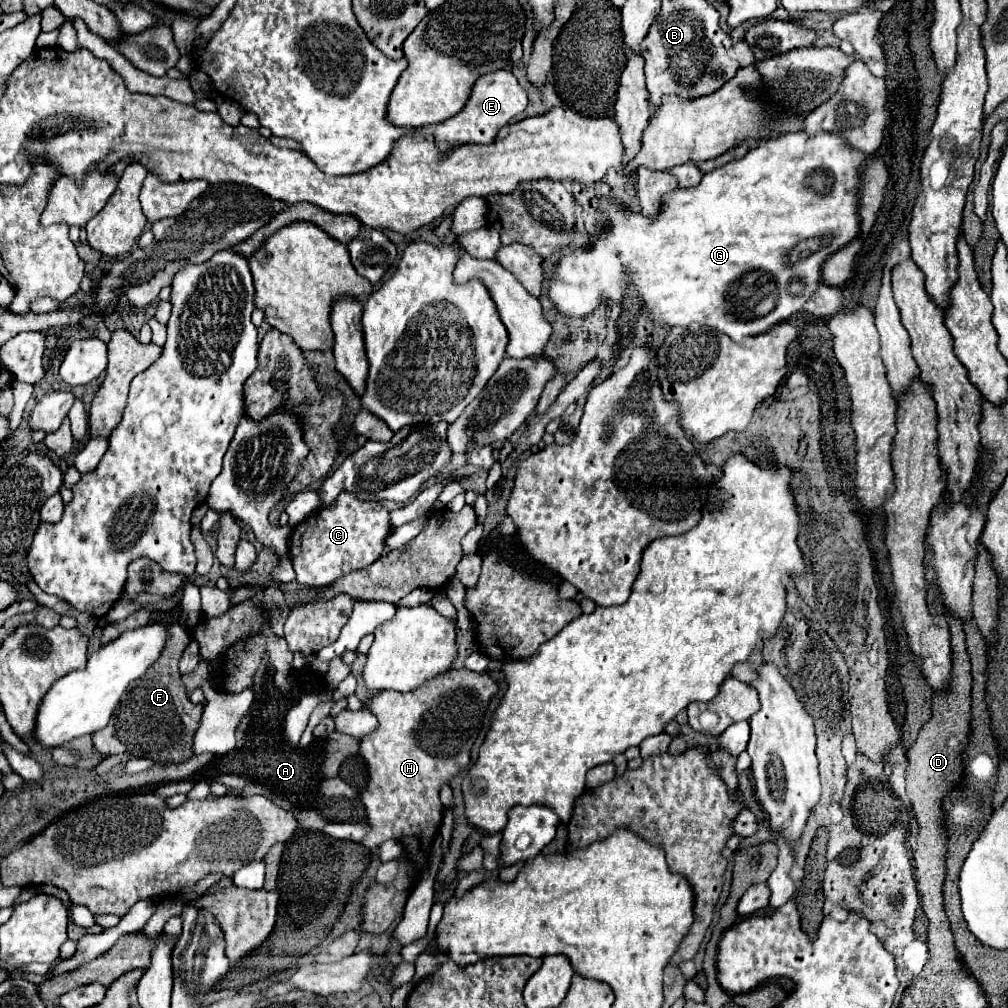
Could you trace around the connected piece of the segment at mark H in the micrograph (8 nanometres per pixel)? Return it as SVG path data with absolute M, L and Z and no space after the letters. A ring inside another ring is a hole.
M466 667L450 669L448 673L434 677L428 685L400 693L400 691L380 691L368 697L362 707L366 707L376 719L376 733L370 733L360 741L358 753L368 765L368 783L362 789L362 803L366 807L366 817L370 831L360 841L364 847L372 849L374 843L384 843L386 839L396 839L408 851L412 865L416 865L416 877L420 877L428 857L432 843L438 835L438 827L442 823L442 803L438 801L438 791L444 783L448 783L458 771L462 771L470 761L470 749L478 737L484 711L498 691L498 685L486 673L474 673Z

